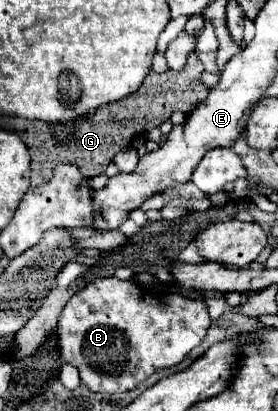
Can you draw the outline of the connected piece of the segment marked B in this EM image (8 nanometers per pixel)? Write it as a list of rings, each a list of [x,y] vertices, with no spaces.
[[[103,277],[71,297],[57,333],[61,355],[79,369],[81,381],[95,393],[113,395],[135,389],[155,369],[181,363],[205,339],[209,327],[205,297],[189,299],[171,291],[151,291],[135,281]]]

